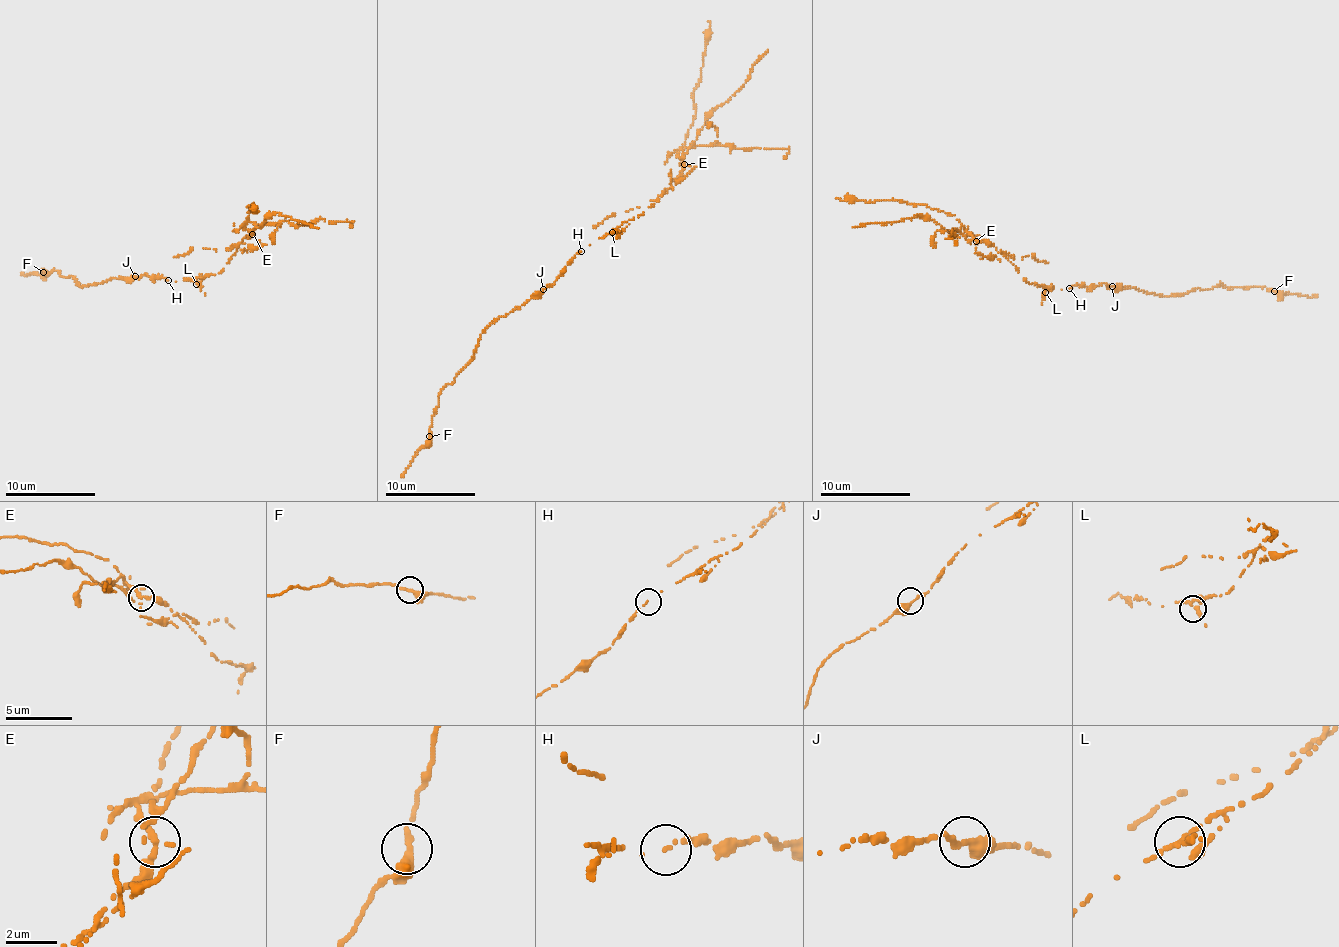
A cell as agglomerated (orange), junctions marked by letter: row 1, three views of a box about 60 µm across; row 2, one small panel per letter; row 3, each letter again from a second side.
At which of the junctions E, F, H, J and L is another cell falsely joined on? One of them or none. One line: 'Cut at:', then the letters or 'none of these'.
Cut at: E

